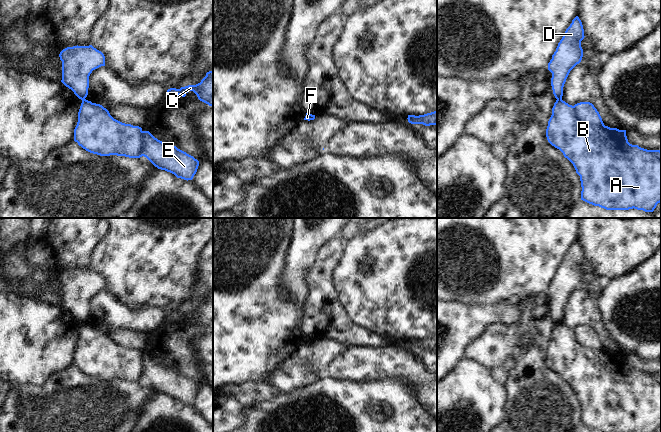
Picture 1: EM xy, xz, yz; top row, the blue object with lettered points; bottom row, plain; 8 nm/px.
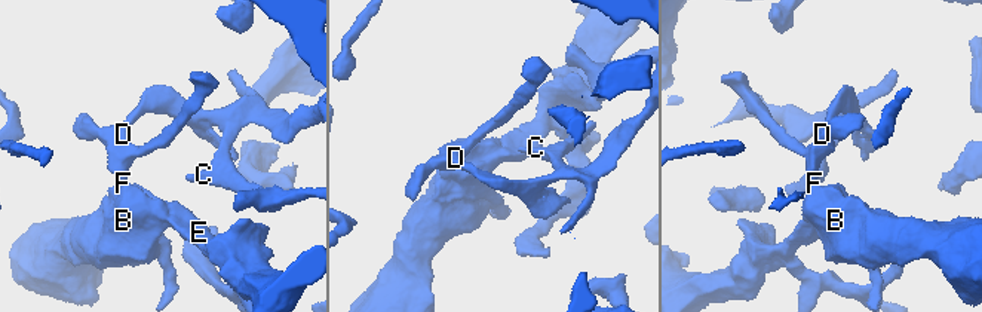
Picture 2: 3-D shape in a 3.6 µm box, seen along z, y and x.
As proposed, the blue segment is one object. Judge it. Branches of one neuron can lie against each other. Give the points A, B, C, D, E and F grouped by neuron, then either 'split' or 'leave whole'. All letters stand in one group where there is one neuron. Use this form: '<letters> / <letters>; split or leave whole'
A B F / C D E; split

